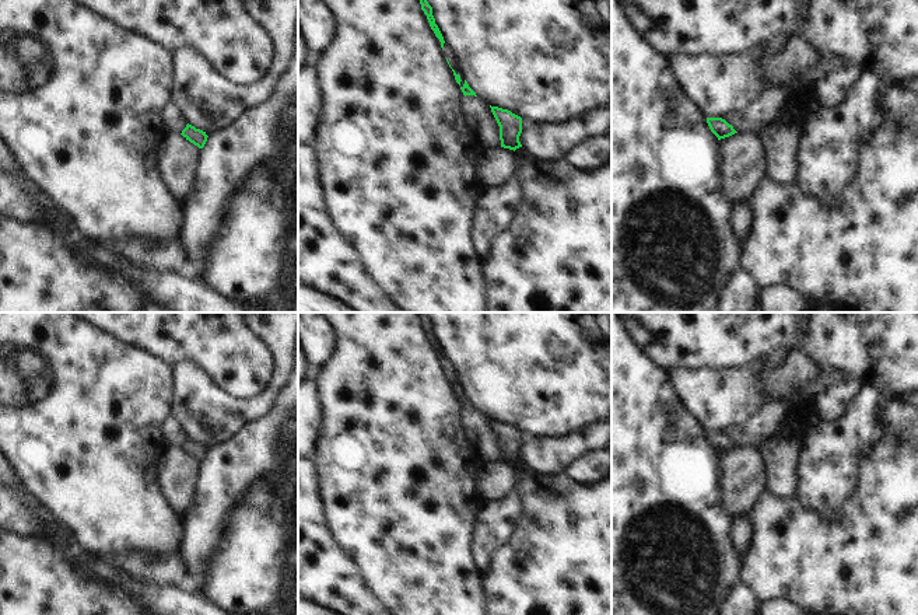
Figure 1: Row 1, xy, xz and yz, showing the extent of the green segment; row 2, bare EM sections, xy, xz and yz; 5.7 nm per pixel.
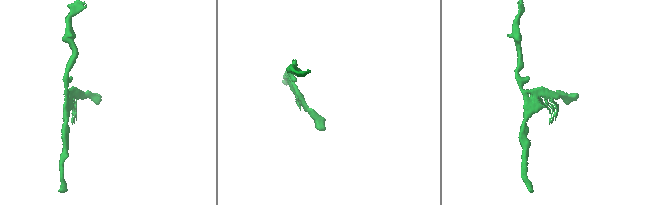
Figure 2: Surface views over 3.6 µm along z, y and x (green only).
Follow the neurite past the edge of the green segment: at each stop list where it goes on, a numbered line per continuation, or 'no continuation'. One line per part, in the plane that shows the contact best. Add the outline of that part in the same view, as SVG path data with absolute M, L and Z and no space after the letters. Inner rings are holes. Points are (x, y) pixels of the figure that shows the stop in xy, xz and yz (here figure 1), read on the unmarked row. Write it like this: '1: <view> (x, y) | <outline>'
no continuation

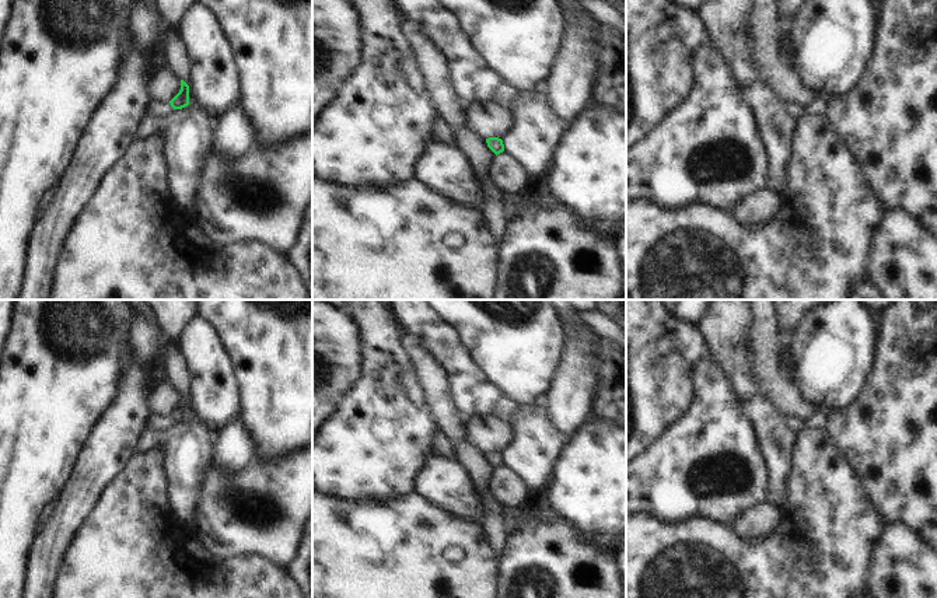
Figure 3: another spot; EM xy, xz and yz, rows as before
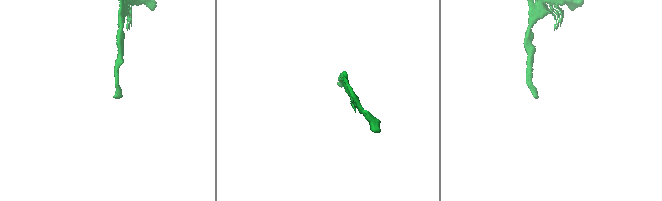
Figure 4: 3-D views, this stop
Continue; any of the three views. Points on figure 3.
1: xy (158, 422) | M153 413L150 417L148 417L148 427L154 429L154 430L158 430L158 431L164 431L164 430L168 430L174 426L174 422L171 420L169 416L165 416L165 415L155 415Z

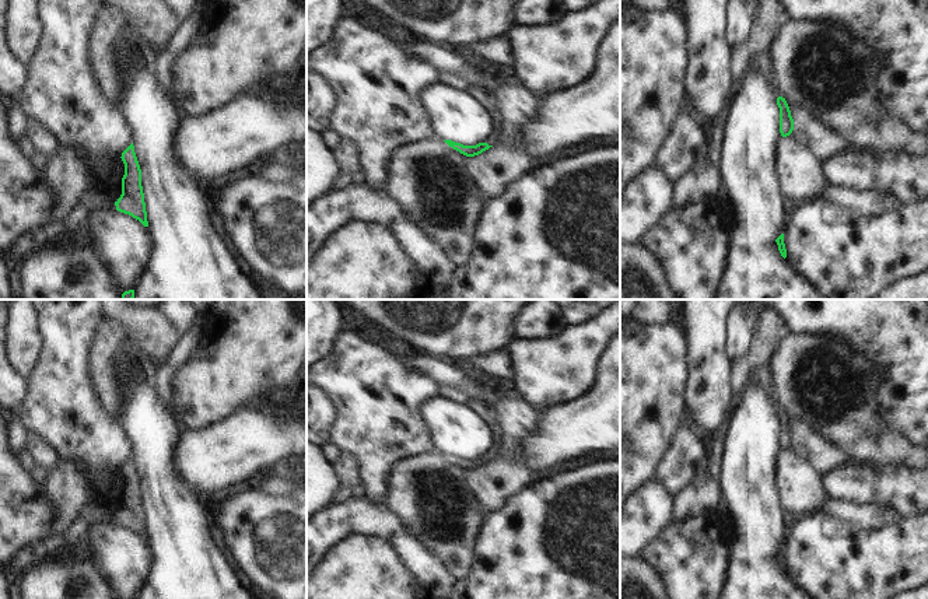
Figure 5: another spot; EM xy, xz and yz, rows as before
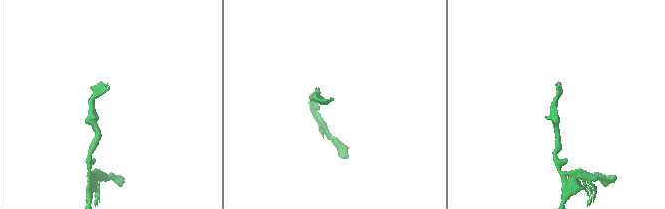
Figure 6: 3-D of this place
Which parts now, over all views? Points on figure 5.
1: yz (764, 375) | M768 364L757 369L757 379L763 386L768 389L768 393L775 397L774 379L773 379L771 369L768 368ZM777 397L774 399L774 407L777 411L781 410L780 402Z

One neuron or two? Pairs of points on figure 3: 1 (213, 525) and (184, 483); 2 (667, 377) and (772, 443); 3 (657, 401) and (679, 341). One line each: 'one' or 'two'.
1: two
2: two
3: one

